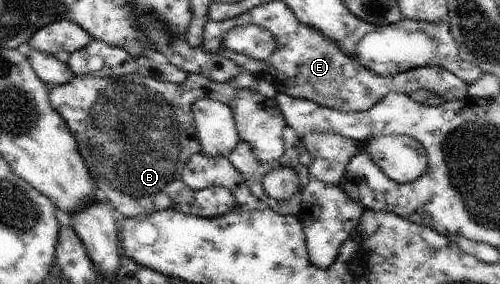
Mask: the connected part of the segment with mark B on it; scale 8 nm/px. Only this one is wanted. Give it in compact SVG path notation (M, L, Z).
M243 71L234 77L230 83L216 83L204 75L189 74L180 84L164 83L156 78L132 74L126 77L98 77L74 76L72 81L53 87L50 91L50 105L64 119L72 137L78 143L80 155L90 169L92 181L96 181L98 196L109 202L113 209L120 211L124 217L148 217L154 211L174 209L178 213L216 219L225 213L232 213L237 207L233 193L220 186L194 189L182 177L182 171L190 156L200 152L200 139L192 113L192 104L197 99L210 98L222 102L227 106L236 97L238 89L251 89L262 93L264 97L276 99L278 91L275 86L253 73Z

